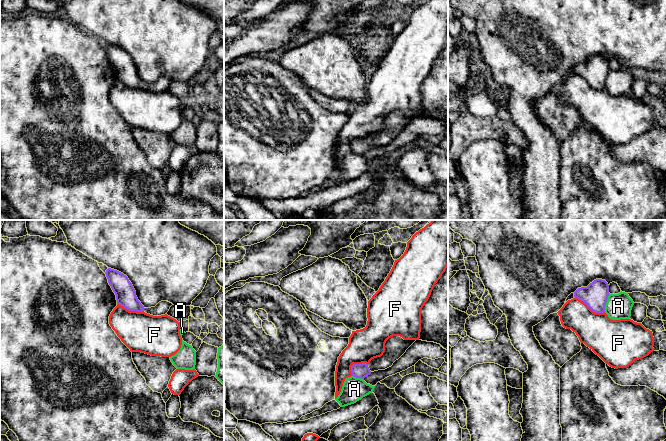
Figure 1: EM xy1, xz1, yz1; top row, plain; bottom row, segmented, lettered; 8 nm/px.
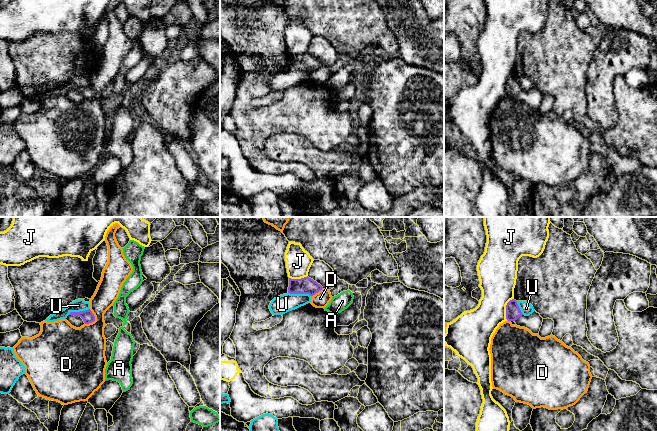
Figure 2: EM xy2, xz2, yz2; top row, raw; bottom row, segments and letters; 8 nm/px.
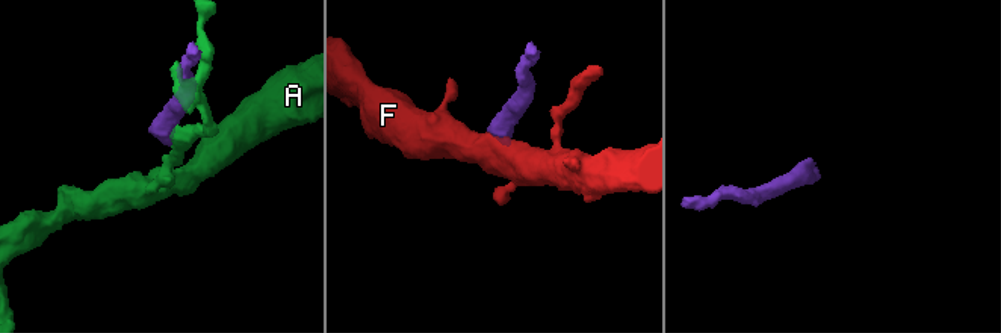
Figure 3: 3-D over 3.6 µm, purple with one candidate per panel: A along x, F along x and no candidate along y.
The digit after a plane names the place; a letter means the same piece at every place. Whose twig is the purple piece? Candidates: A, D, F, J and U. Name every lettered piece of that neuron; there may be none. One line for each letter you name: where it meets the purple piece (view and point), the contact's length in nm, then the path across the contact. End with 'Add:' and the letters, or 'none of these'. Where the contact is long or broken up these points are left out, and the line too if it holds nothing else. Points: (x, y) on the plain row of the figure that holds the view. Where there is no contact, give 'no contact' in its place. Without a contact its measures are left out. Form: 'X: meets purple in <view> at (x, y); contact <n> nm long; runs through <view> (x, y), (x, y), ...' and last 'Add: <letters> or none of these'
Add: none of these

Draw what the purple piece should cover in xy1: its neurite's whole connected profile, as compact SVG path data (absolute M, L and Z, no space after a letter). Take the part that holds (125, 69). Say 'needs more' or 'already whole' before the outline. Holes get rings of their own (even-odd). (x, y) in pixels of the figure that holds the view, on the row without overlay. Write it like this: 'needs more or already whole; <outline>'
needs more; M108 44L105 50L109 61L116 71L117 80L129 87L144 87L153 92L161 92L167 90L173 81L168 77L161 77L155 83L145 84L138 76L136 67L126 51L111 44Z

